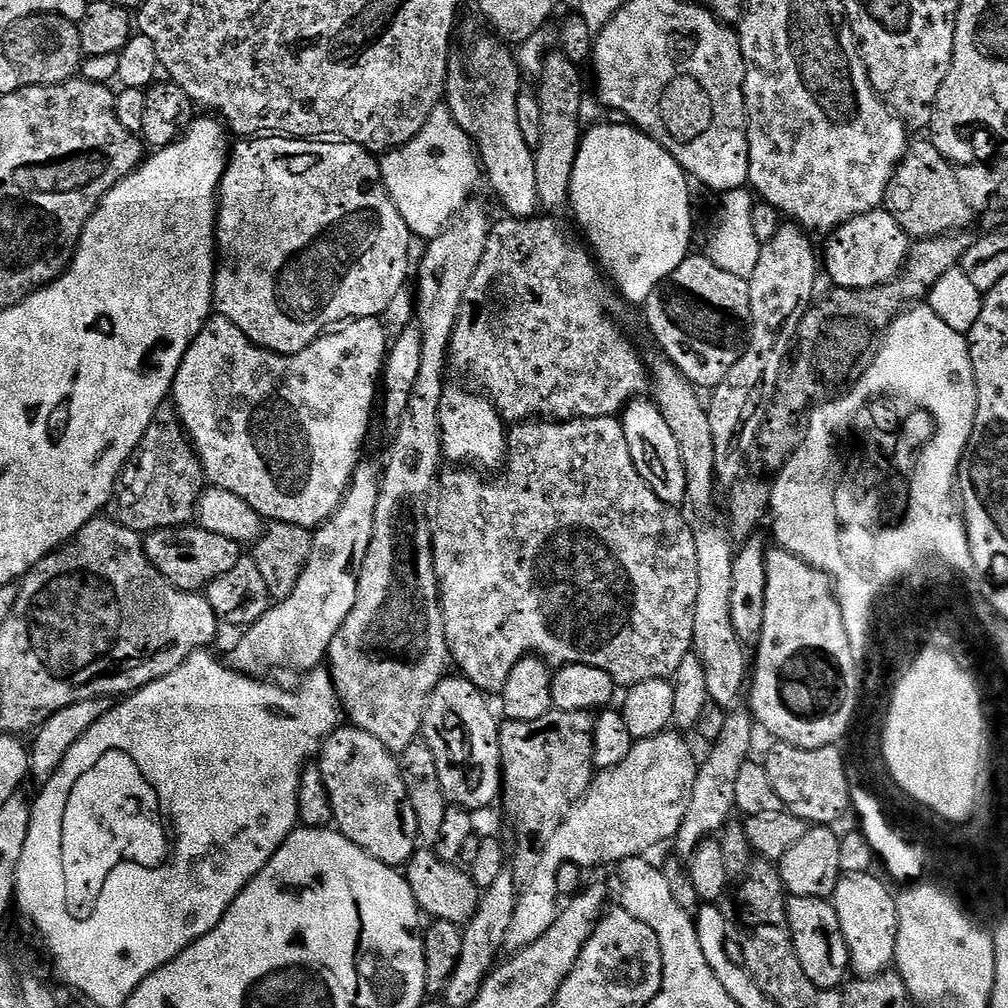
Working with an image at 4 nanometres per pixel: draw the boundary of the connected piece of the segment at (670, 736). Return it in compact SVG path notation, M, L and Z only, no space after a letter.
M675 730L660 732L654 738L635 741L616 768L597 771L588 793L576 803L575 808L558 830L554 838L546 842L543 852L530 869L532 877L528 885L516 897L514 922L504 939L505 949L515 954L530 946L550 926L554 926L558 911L556 875L564 864L576 864L582 870L596 868L599 864L619 865L633 858L643 857L651 848L671 841L686 818L686 806L690 806L690 794L694 790L694 778L698 756L692 753L685 737Z

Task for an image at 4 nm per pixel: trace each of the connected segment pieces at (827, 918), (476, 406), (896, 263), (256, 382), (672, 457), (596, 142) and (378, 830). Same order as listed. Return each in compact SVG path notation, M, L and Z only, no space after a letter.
M791 897L788 901L788 925L798 962L802 962L806 978L810 978L810 982L814 982L818 989L839 989L849 979L852 959L842 934L842 922L838 922L831 899Z
M452 387L445 391L440 407L440 447L443 455L454 460L455 465L464 466L469 463L467 460L473 460L474 463L481 464L476 465L481 469L499 469L508 454L506 421L487 395L472 392Z
M887 210L867 212L847 220L827 237L822 268L838 288L873 288L896 279L908 261L910 237Z
M216 314L209 318L186 350L170 393L170 400L177 416L180 417L180 423L183 424L188 439L192 441L192 447L200 457L200 465L204 468L207 483L222 490L230 490L230 494L238 494L238 498L248 503L265 521L293 524L309 530L315 530L326 523L343 502L348 487L352 485L356 467L362 462L363 456L360 455L364 452L364 439L367 438L368 427L372 424L372 407L375 404L377 407L378 404L378 385L382 380L384 362L388 358L390 347L390 335L388 336L387 330L384 329L384 322L375 316L362 316L345 323L339 330L325 332L298 354L279 356L276 352L259 348L226 317Z
M637 398L624 409L622 423L626 434L626 446L630 446L630 458L638 466L638 474L646 478L650 490L662 498L662 502L673 506L683 505L686 498L686 469L682 467L682 454L678 451L678 441L670 431L662 410L648 398Z
M613 122L598 123L595 127L591 127L583 133L580 141L580 149L578 150L578 158L574 162L570 212L576 215L577 222L585 228L585 238L583 237L583 239L590 245L591 251L594 253L595 259L602 265L603 271L607 273L607 275L608 272L612 275L612 280L616 283L617 290L620 291L630 303L643 306L647 304L650 294L654 294L656 287L670 274L674 274L674 270L678 270L678 266L682 266L682 262L690 255L691 248L688 248L692 244L692 192L688 189L690 177L688 173L684 171L684 167L647 131L639 132L638 129L631 128L628 124L612 123Z
M337 726L320 745L318 767L334 806L332 819L340 833L378 862L395 869L407 865L421 838L397 753L382 746L366 730Z

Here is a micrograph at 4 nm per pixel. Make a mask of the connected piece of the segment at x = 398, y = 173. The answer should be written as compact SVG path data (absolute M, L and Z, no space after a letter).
M447 106L435 108L422 130L401 148L394 148L380 160L386 190L398 206L398 214L421 241L432 240L464 205L473 199L476 183L482 180L482 165L472 140L456 125Z

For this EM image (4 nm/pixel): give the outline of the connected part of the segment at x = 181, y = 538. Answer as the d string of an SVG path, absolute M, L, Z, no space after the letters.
M199 526L183 528L159 528L144 536L144 549L154 567L175 586L187 592L207 589L214 578L222 578L238 562L242 546L222 534L210 534L210 530Z

